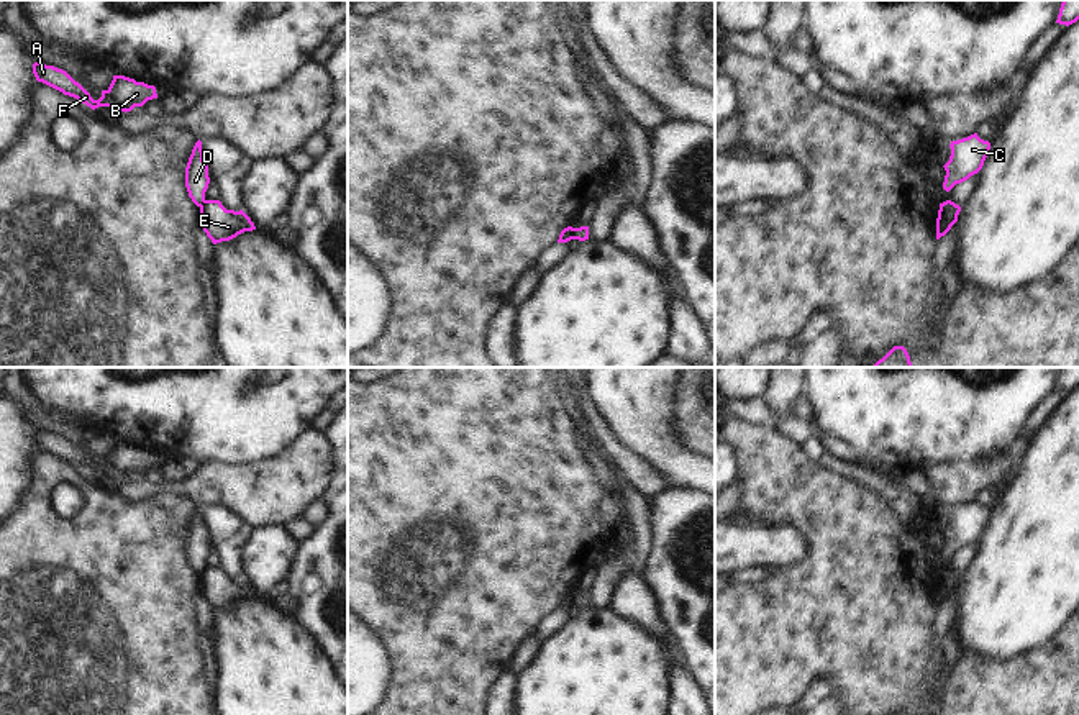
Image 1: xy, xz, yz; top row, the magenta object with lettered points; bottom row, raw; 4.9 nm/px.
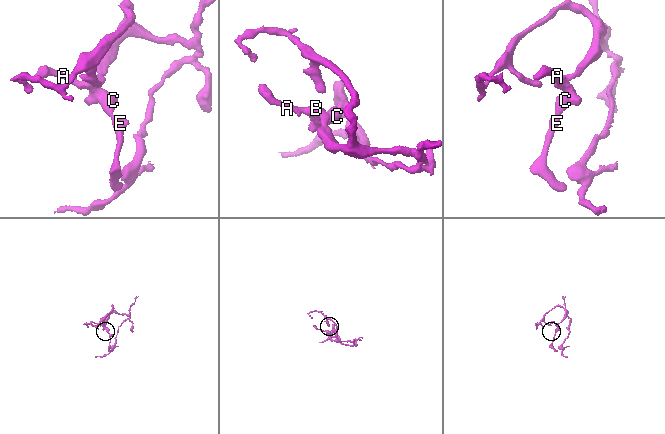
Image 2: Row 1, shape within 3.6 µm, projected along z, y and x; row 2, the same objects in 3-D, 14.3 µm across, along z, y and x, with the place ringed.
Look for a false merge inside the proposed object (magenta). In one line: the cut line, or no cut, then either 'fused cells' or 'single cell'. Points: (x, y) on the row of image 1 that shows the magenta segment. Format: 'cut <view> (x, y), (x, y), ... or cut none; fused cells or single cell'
cut xz (573, 228), (569, 238); fused cells

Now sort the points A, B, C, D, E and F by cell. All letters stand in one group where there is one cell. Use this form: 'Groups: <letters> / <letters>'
Groups: A B C D F / E

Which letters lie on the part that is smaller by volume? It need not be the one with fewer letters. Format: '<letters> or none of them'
E

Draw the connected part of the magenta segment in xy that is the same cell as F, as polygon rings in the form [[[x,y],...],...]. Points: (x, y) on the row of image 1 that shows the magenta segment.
[[[34,62],[33,74],[38,82],[77,98],[92,110],[98,107],[110,107],[116,112],[126,113],[134,107],[143,107],[148,100],[157,98],[154,85],[136,82],[125,75],[113,75],[110,87],[102,90],[102,97],[98,100],[93,100],[90,93],[62,69]]]

